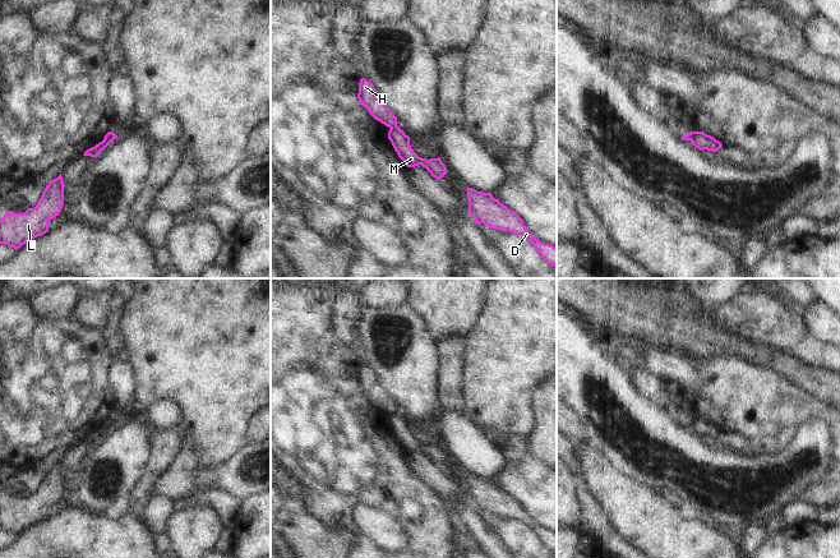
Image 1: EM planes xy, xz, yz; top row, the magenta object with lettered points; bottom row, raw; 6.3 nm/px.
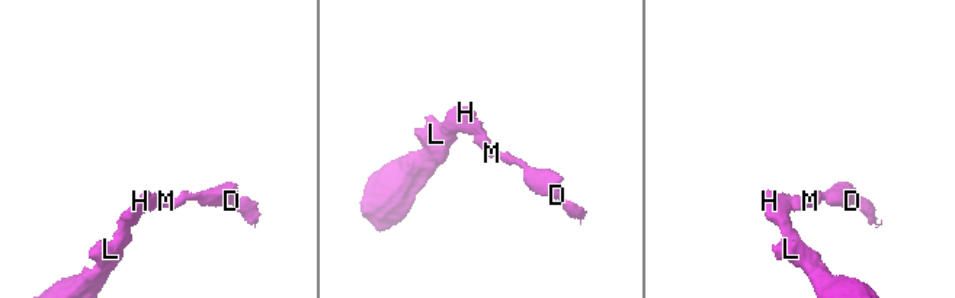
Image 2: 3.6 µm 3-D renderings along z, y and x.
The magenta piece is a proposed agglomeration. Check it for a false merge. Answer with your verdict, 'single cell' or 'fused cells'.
fused cells

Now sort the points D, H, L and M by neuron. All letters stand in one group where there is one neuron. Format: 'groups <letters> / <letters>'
groups D M / H L

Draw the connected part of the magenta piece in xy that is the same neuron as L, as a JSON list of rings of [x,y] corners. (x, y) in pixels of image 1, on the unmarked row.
[[[61,460],[51,466],[34,494],[24,499],[6,497],[0,504],[0,530],[15,536],[27,527],[49,517],[49,507],[56,504],[64,492],[64,467]]]

